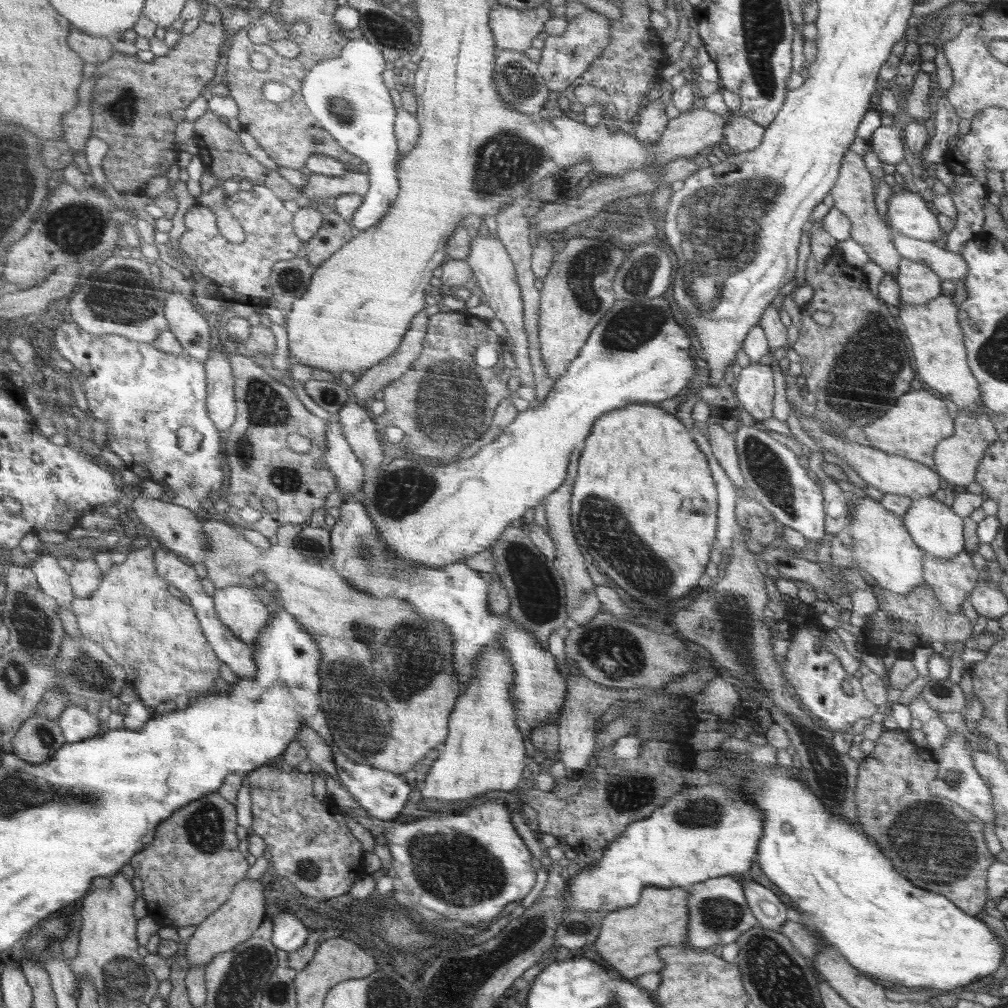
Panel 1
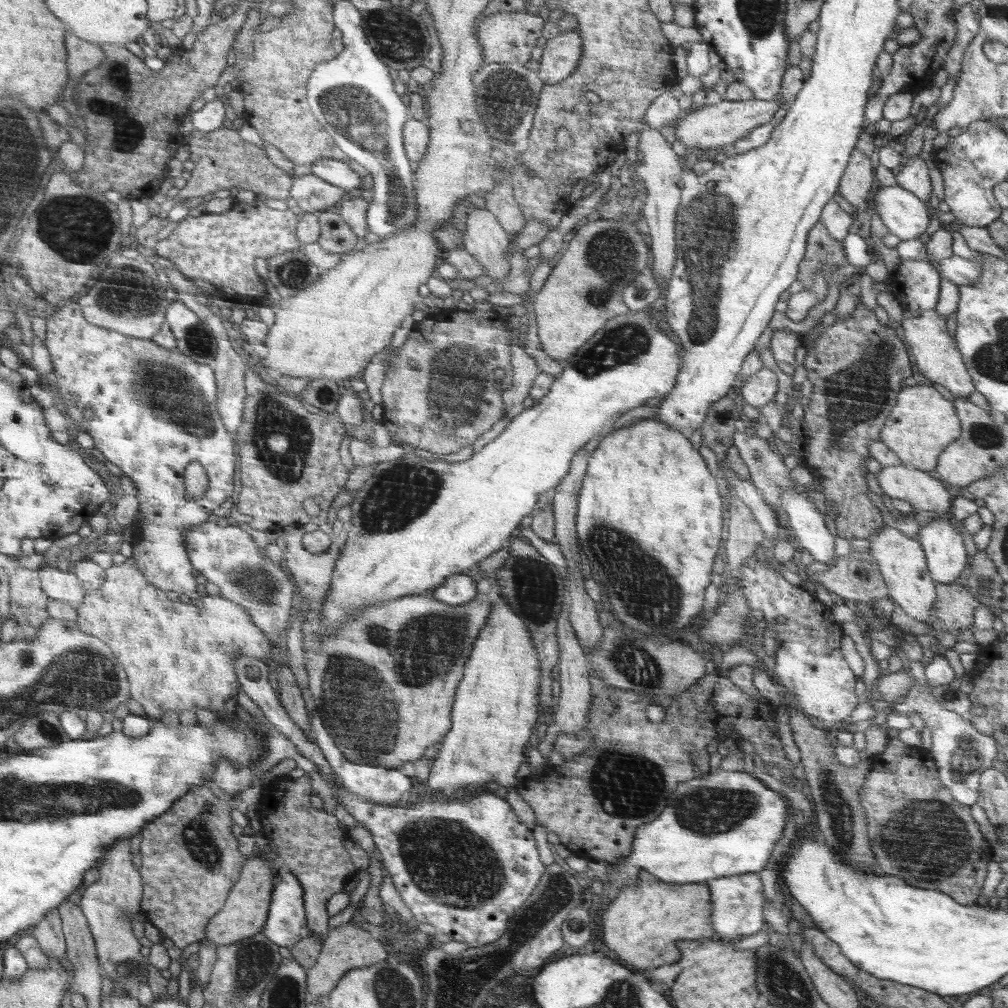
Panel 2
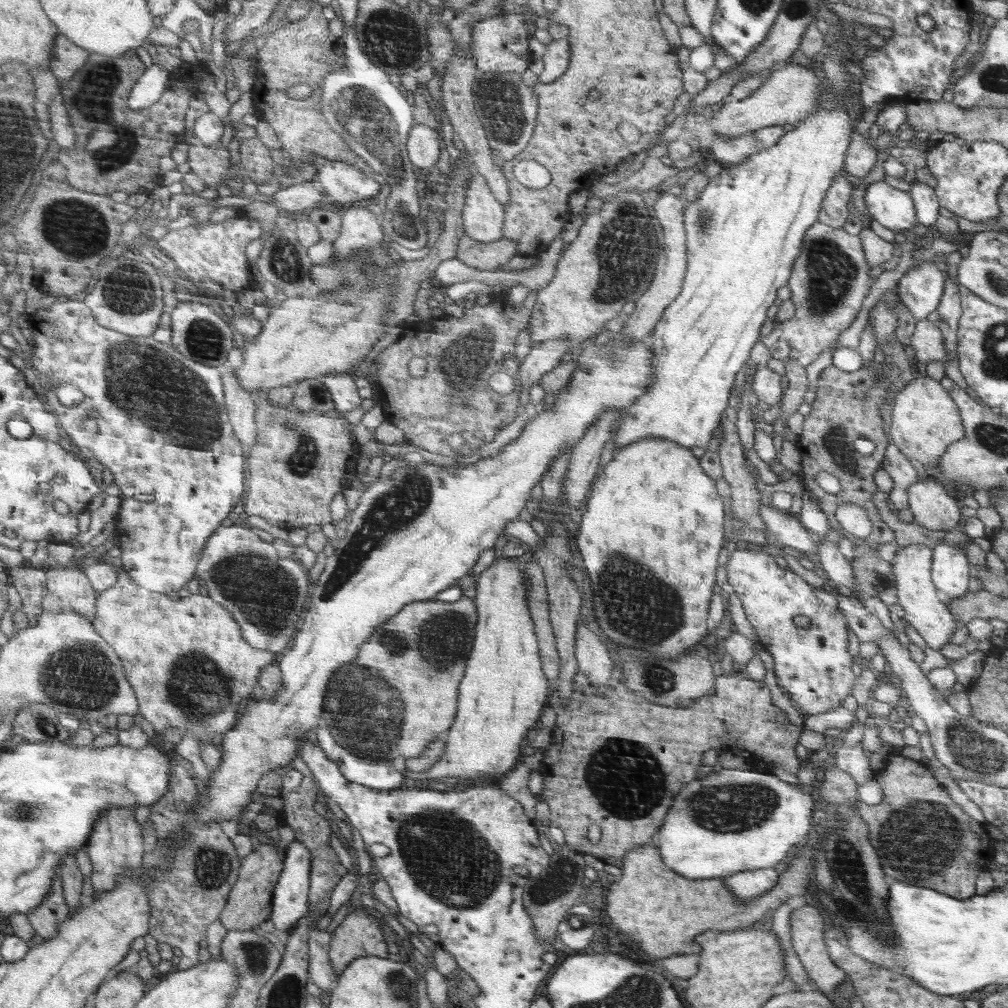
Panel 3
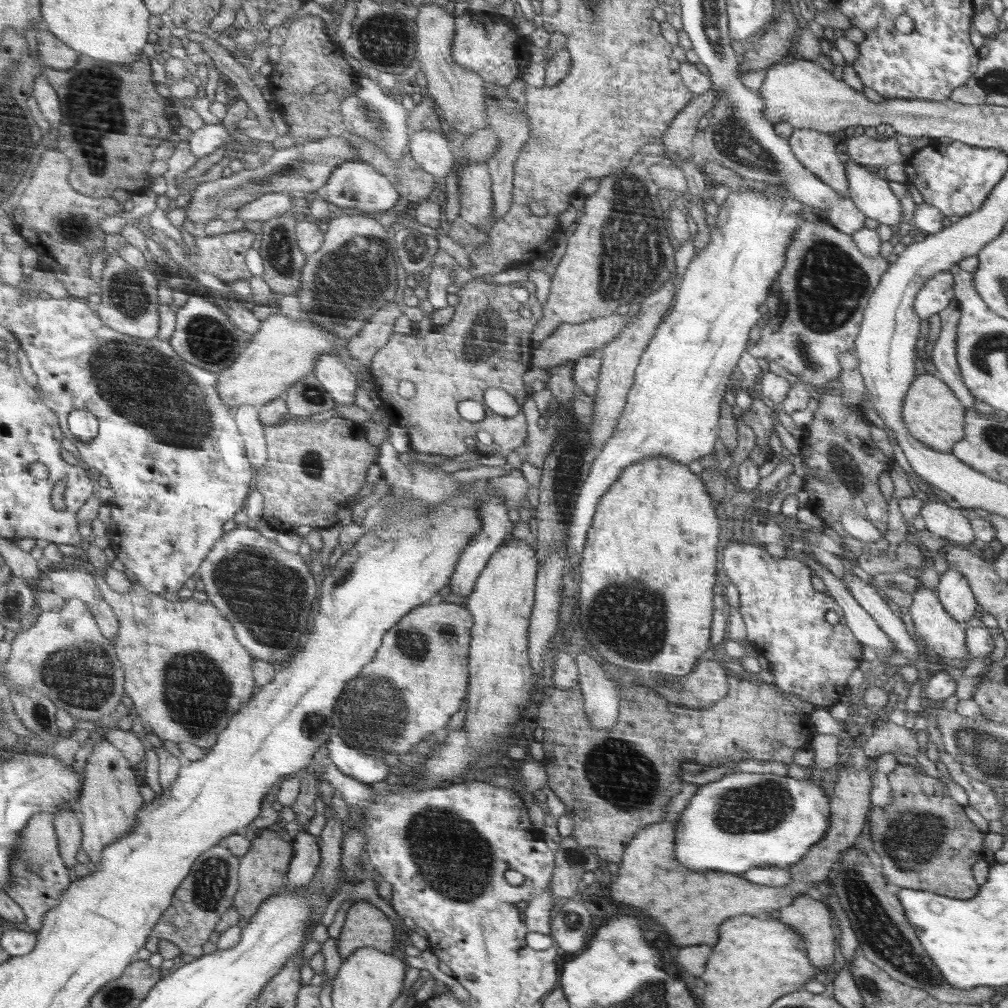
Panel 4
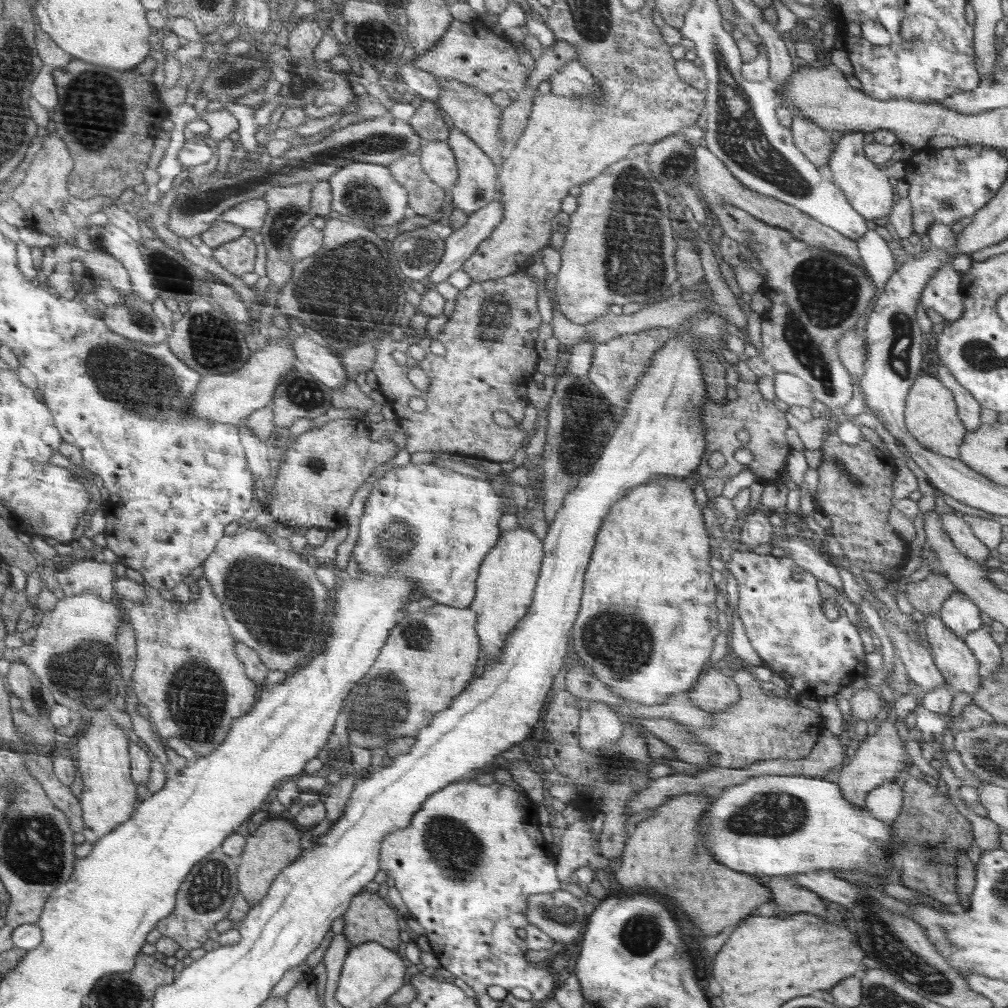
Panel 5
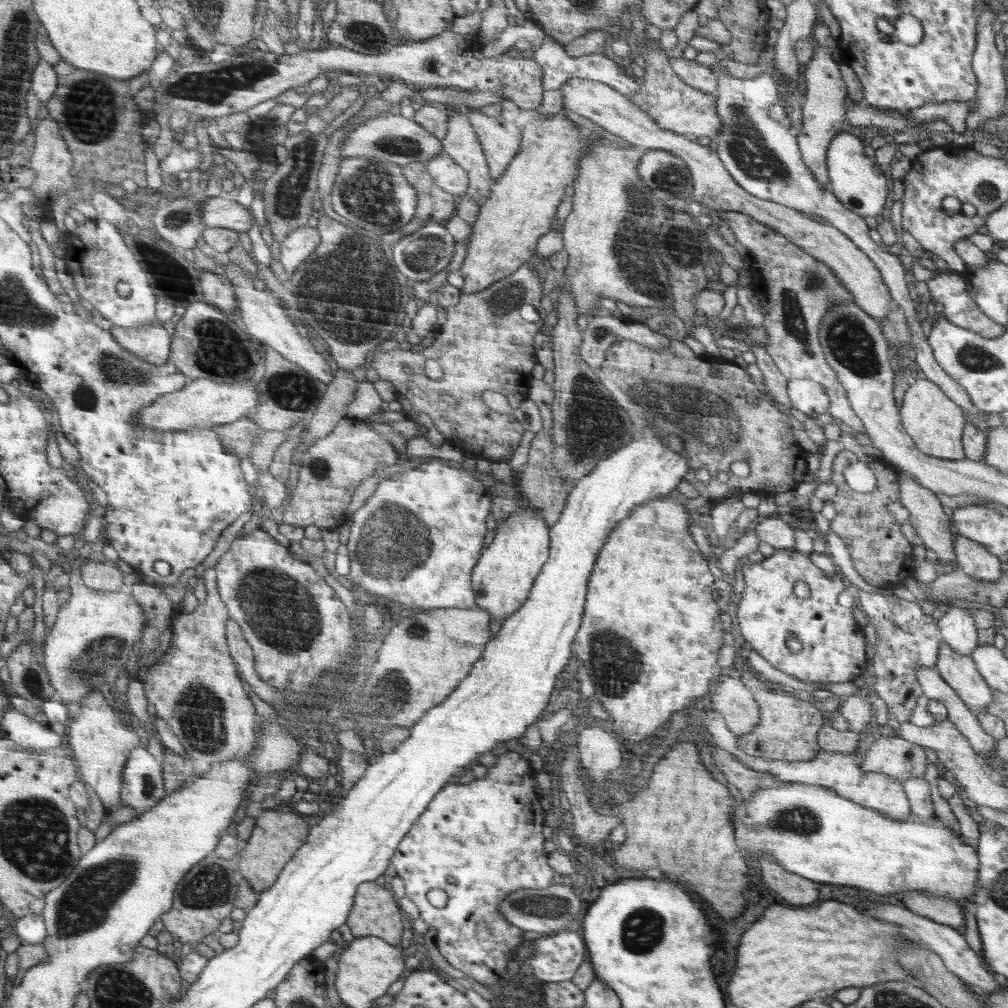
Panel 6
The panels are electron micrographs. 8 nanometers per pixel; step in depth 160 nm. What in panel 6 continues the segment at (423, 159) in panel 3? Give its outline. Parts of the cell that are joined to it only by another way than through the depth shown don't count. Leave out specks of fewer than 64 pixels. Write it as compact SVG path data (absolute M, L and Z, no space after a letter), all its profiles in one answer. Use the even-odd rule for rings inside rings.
M444 150L427 163L427 170L436 186L457 199L464 196L469 189L468 174Z

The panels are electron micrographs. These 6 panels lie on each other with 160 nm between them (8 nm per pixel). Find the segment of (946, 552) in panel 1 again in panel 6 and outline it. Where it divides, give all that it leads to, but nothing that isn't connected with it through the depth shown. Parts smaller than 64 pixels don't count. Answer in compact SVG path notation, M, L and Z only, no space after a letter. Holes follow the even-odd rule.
M949 608L938 622L941 642L962 655L972 655L976 649L977 620L968 609Z

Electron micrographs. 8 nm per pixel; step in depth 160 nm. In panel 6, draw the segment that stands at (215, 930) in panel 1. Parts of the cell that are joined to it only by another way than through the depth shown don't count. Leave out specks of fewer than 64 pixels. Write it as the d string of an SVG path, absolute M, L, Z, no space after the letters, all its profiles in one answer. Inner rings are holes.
M278 807L262 809L256 816L256 824L246 846L238 854L239 874L259 894L277 883L286 863L296 854L310 832L308 824L295 810Z

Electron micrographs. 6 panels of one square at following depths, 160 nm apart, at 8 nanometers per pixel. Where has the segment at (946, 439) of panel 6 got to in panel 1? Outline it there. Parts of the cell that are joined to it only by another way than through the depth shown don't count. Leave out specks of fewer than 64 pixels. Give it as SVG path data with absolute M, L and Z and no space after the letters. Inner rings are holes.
M926 390L906 392L906 396L897 400L884 416L862 427L869 444L881 449L882 452L905 456L908 460L915 460L927 467L934 468L934 451L937 444L953 435L955 422L948 416L944 402Z

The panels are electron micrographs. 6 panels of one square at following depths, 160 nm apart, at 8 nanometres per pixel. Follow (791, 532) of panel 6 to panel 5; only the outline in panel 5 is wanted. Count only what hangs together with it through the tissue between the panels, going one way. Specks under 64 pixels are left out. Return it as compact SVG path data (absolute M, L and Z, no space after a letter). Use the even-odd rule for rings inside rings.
M780 511L770 512L770 528L773 528L771 540L775 546L784 550L794 563L804 570L813 573L819 580L825 580L839 592L843 590L843 583L839 575L838 566L827 555L821 554L808 540L796 537L787 537L783 531L785 522Z

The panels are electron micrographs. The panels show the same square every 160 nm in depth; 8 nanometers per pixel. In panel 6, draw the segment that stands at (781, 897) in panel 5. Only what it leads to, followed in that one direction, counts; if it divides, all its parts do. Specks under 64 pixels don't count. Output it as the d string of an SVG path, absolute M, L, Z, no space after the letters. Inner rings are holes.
M762 855L759 858L762 870L763 881L769 886L772 892L781 896L787 904L802 906L812 904L818 898L820 884L786 872L782 865L769 856Z

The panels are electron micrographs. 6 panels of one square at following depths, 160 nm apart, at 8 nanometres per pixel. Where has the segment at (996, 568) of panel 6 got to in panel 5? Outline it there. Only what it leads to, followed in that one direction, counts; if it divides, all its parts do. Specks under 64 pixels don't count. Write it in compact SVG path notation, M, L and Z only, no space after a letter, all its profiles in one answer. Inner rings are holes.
M939 514L942 526L949 533L949 537L962 553L974 562L986 564L990 549L972 532L968 522L954 516L954 514Z

